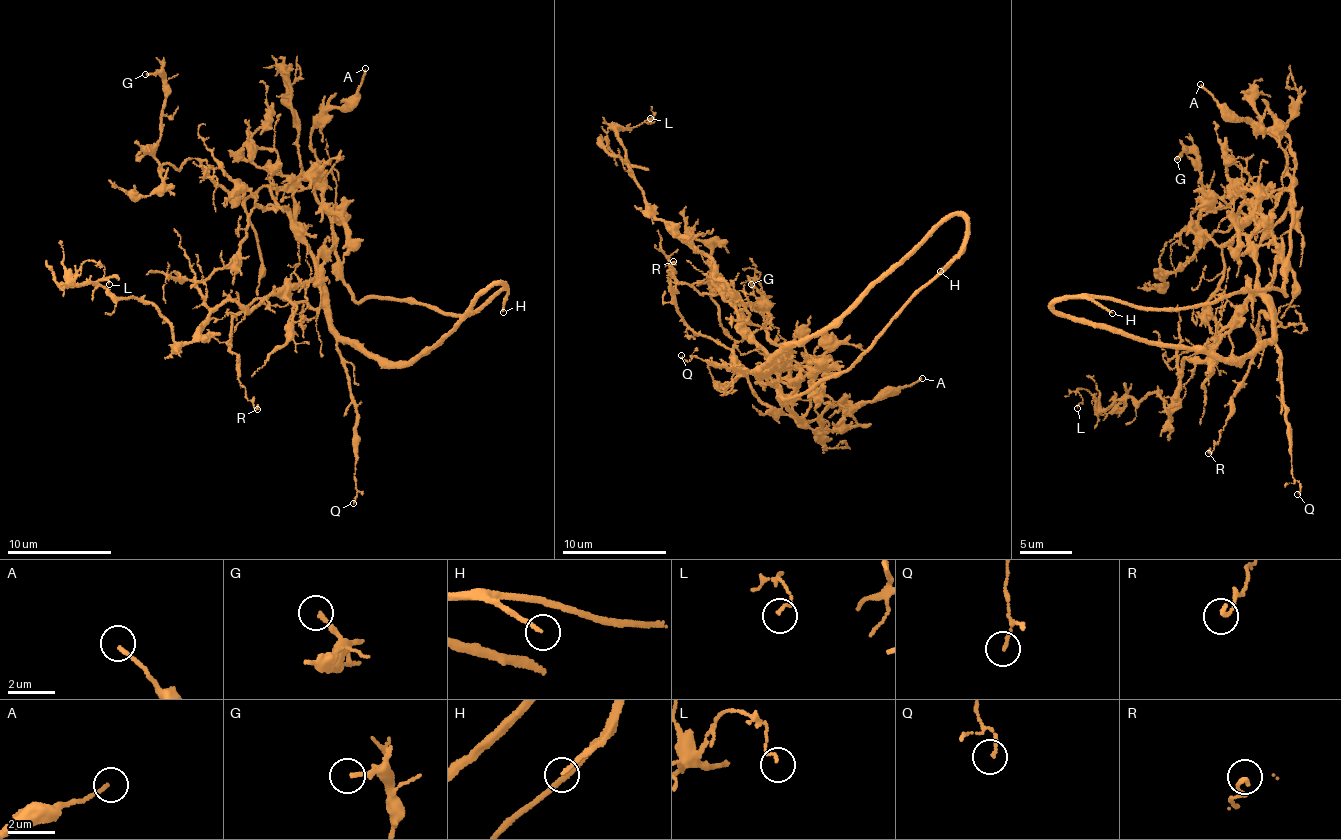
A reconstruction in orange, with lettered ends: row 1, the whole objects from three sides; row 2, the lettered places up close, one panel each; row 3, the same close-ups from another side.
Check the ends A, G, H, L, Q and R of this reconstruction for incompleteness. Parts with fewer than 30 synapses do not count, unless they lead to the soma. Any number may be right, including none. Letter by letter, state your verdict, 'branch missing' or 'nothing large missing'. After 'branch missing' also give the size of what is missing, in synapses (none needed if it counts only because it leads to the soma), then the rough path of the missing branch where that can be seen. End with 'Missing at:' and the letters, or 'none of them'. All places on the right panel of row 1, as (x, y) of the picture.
A: nothing large missing
G: nothing large missing
H: branch missing; missing branch runs (1112, 313), (1177, 354), (1204, 359), (1236, 377)
L: nothing large missing
Q: nothing large missing
R: nothing large missing
Missing at: H

